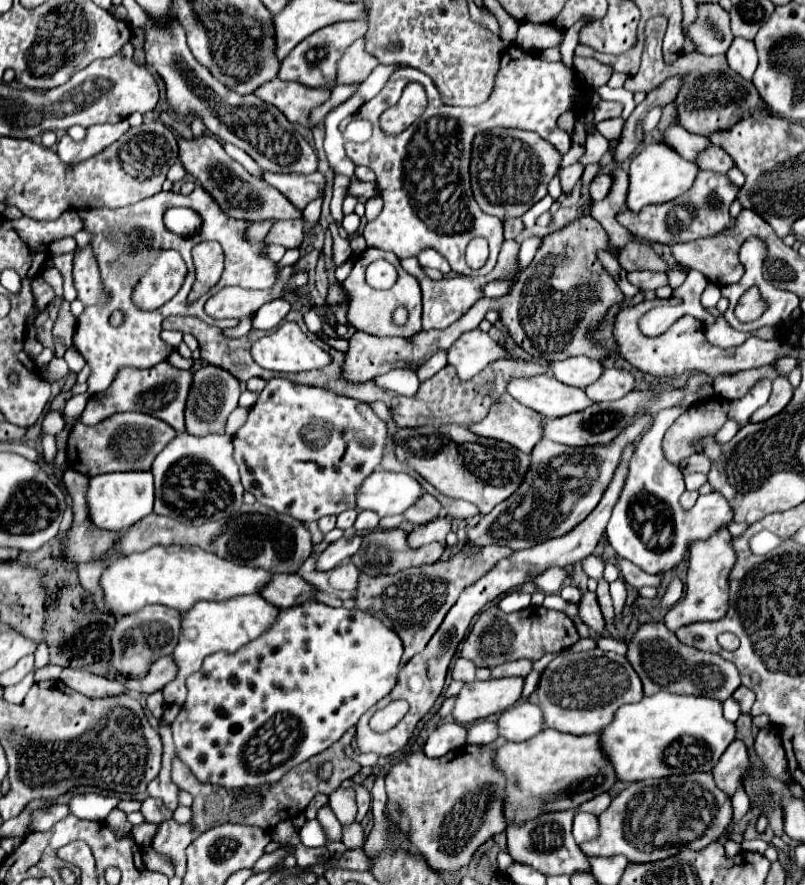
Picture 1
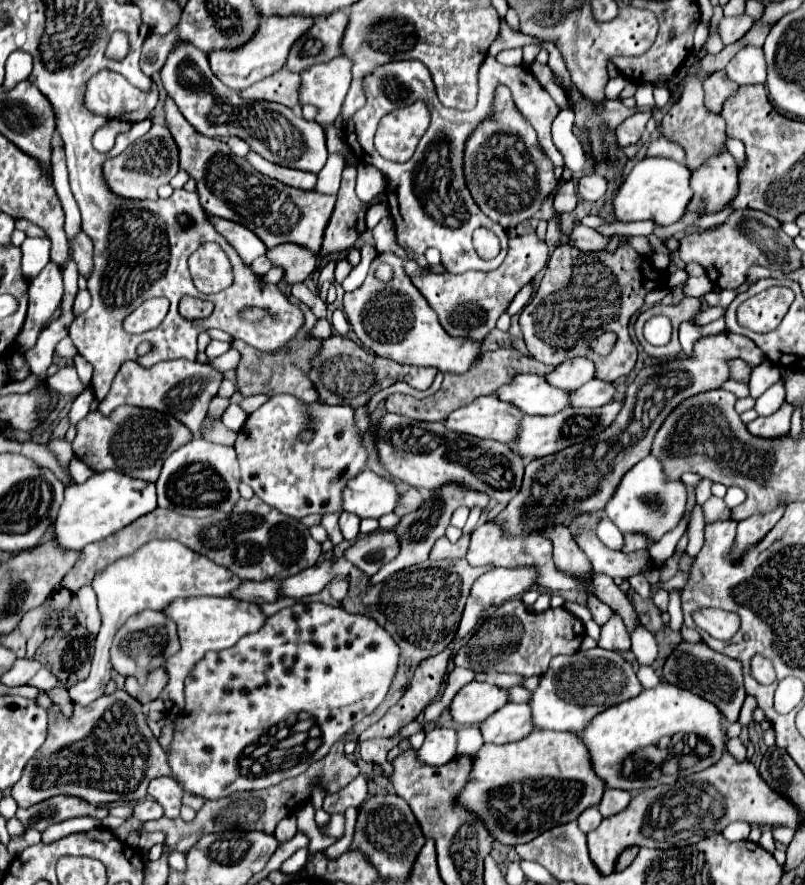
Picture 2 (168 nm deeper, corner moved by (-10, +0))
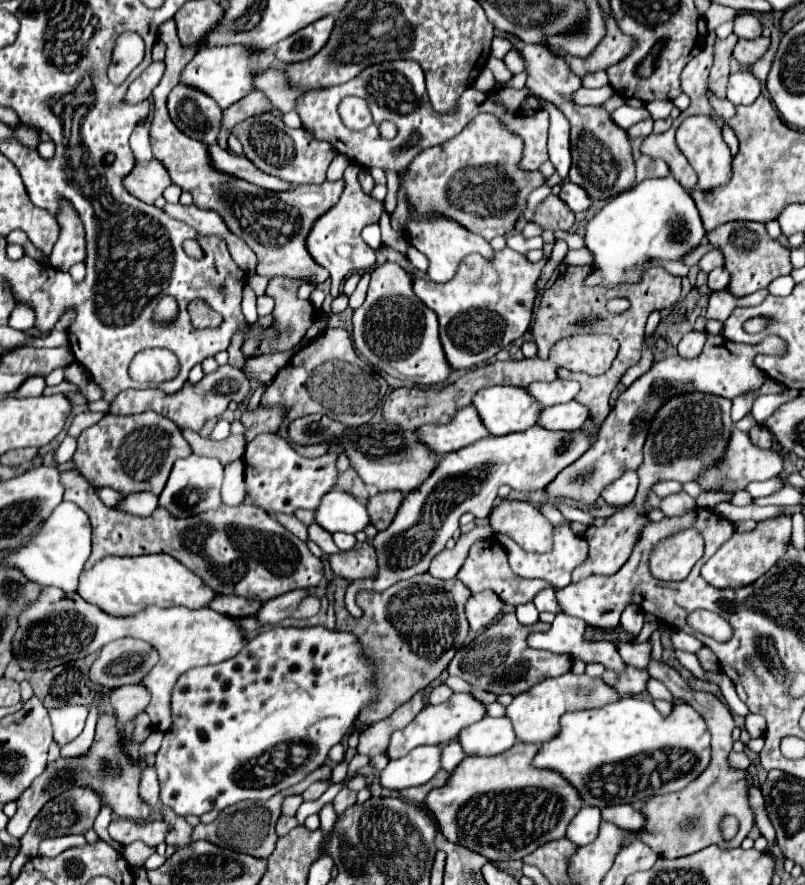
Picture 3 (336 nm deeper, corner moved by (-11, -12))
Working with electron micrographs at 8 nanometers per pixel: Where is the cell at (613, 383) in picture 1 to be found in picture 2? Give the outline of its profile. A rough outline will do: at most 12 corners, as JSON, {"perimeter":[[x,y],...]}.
{"perimeter":[[591,379],[571,391],[573,407],[601,407],[617,395],[615,383]]}

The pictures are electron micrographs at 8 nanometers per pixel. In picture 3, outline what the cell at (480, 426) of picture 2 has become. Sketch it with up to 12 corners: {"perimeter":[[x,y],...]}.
{"perimeter":[[464,407],[450,423],[414,429],[434,455],[488,437],[476,409]]}

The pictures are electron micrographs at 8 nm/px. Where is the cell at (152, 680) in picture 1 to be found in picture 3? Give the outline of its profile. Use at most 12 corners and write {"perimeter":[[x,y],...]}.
{"perimeter":[[126,685],[110,693],[114,717],[130,721],[146,709],[144,685]]}

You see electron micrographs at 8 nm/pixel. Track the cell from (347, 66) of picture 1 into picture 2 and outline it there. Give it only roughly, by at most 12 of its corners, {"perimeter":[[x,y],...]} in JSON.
{"perimeter":[[349,59],[301,73],[301,105],[333,125],[351,85]]}

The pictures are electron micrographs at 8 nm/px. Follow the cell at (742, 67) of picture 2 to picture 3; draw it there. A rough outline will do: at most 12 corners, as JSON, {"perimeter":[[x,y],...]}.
{"perimeter":[[750,71],[732,73],[726,97],[750,105],[760,95],[760,81]]}

